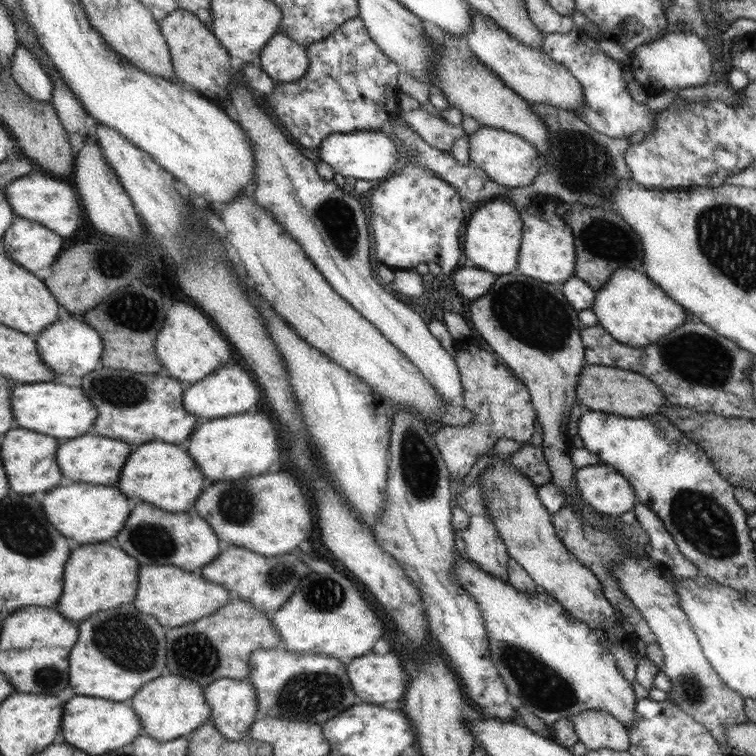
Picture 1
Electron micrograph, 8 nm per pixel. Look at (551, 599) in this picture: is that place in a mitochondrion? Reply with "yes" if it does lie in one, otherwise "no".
no

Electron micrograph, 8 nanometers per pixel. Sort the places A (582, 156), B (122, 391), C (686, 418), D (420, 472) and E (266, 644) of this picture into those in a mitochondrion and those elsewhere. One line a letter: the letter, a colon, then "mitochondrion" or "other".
A: mitochondrion
B: mitochondrion
C: other
D: mitochondrion
E: other

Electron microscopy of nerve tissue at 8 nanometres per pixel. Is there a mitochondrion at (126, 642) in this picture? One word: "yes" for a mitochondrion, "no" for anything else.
yes

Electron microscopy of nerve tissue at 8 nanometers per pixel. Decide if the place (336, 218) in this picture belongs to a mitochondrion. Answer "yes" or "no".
yes

